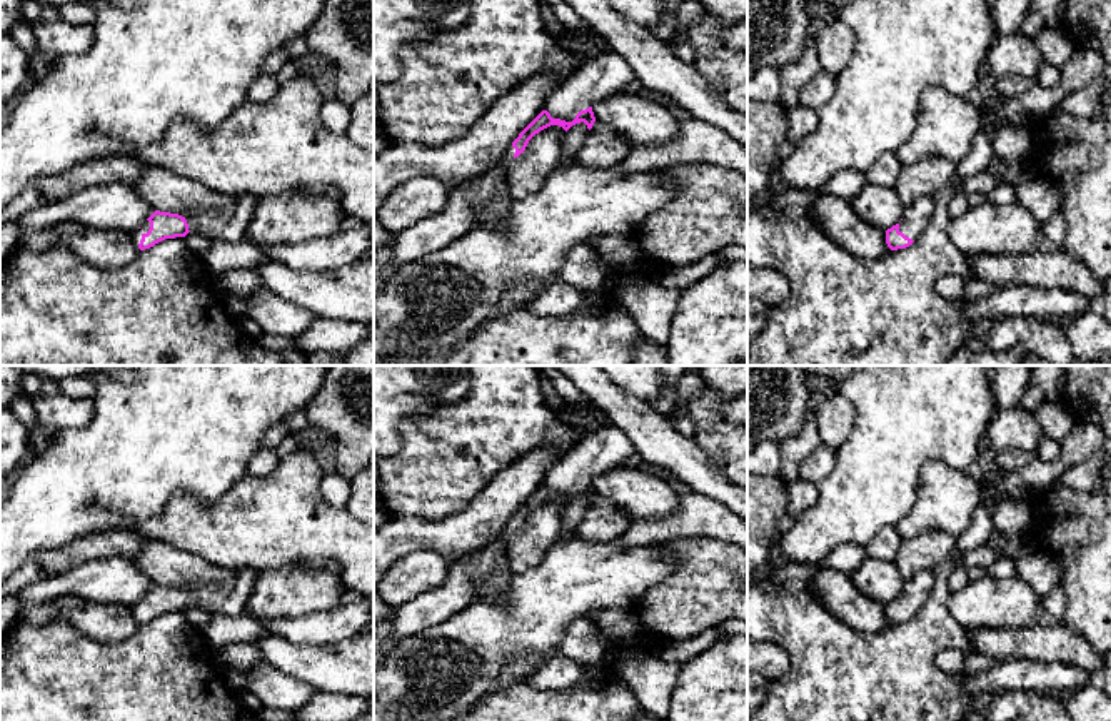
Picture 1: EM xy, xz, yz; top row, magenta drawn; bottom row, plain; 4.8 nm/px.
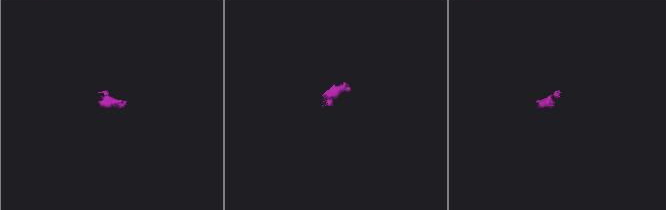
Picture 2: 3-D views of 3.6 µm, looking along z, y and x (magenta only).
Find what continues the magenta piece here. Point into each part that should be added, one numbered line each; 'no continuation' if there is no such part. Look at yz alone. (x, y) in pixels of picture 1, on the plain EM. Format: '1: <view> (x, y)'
1: yz (918, 589)

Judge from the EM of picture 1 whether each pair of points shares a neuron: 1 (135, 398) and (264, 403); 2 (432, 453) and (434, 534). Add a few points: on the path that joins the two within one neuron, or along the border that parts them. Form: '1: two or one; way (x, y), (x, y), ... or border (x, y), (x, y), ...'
1: one; way (167, 398), (232, 398)
2: two; border (469, 503), (457, 513), (441, 519), (394, 519)

